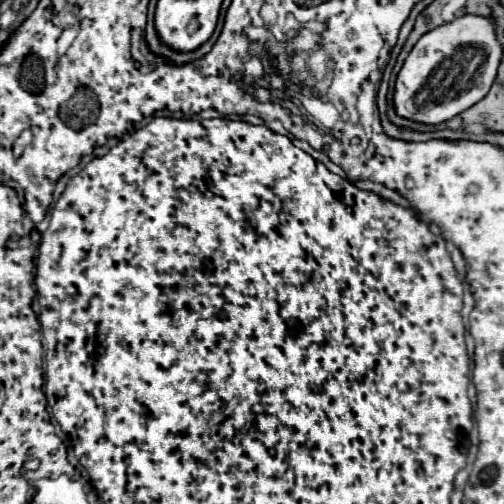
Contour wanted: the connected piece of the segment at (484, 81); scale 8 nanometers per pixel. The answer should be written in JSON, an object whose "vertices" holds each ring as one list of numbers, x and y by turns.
{"vertices":[[466,14,430,30,410,50,396,76,392,96,394,112,430,126,458,116,486,96,486,90,490,90,496,78,500,56,502,46,496,40,490,18]]}

